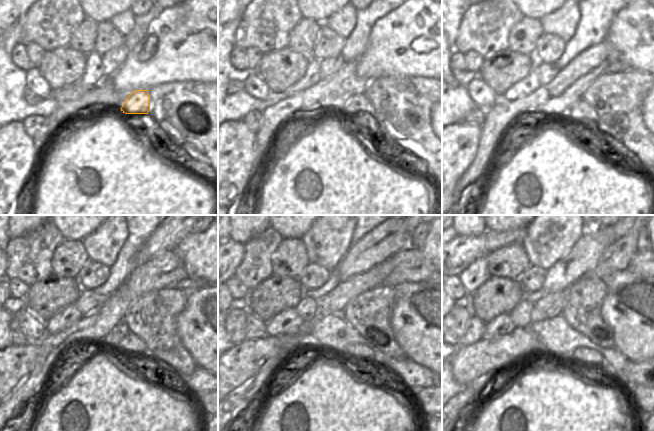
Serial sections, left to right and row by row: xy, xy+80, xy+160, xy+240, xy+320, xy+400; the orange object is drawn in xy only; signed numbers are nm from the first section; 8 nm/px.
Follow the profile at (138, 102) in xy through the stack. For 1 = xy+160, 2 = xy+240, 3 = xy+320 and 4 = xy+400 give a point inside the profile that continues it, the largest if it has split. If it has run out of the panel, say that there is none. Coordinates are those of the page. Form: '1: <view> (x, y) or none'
1: xy+160 (581, 114)
2: xy+240 (131, 345)
3: xy+320 (361, 352)
4: xy+400 (584, 356)

